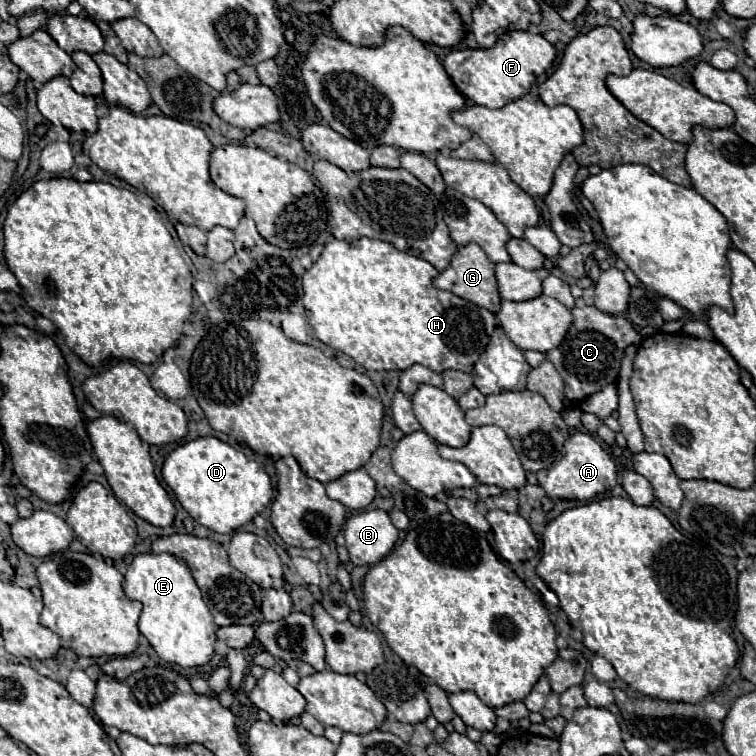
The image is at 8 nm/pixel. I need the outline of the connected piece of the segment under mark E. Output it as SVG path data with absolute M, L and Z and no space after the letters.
M137 554L129 564L123 580L123 592L143 604L139 632L155 648L157 656L179 666L203 666L213 656L215 622L201 598L195 578L179 558L171 554Z

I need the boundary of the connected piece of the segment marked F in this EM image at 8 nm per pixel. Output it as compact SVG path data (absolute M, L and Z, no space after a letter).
M505 32L499 36L497 44L489 50L465 48L453 50L445 56L443 66L447 74L453 78L459 92L469 98L473 104L487 106L487 108L503 108L513 100L523 98L539 74L547 72L553 66L557 52L551 42L547 42L541 34L531 32Z

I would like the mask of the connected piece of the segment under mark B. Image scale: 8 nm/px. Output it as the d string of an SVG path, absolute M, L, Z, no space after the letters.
M363 510L349 516L345 524L345 548L353 566L379 562L395 546L399 530L383 510Z

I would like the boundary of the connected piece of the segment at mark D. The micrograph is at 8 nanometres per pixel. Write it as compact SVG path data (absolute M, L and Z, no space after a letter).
M213 436L197 438L175 448L165 458L161 476L195 522L221 534L235 532L251 522L273 498L271 478L263 466Z

